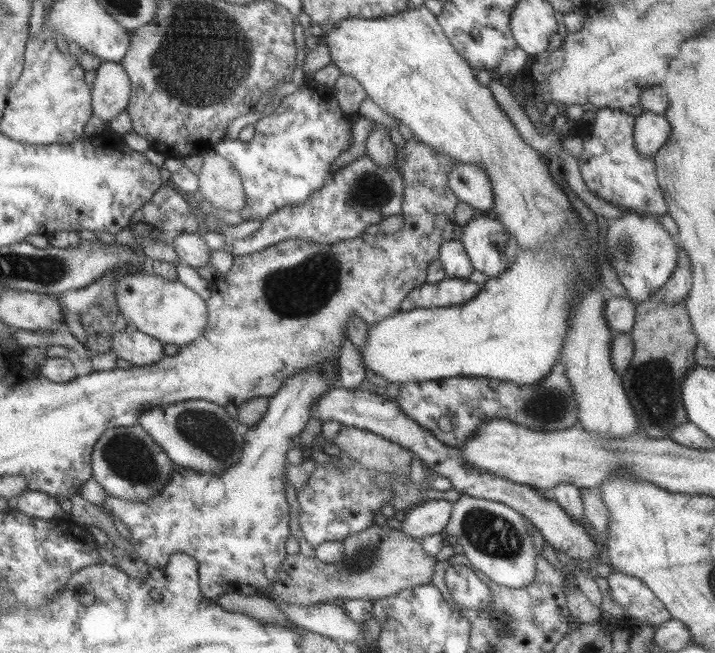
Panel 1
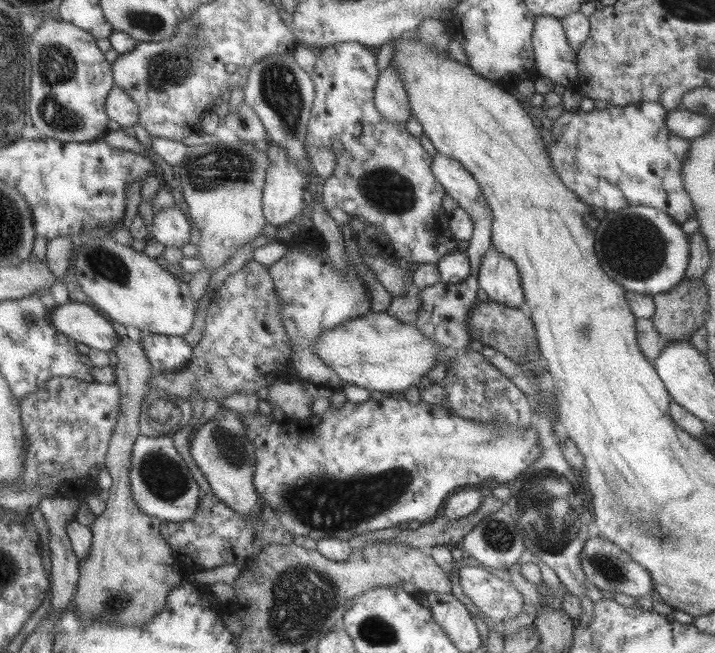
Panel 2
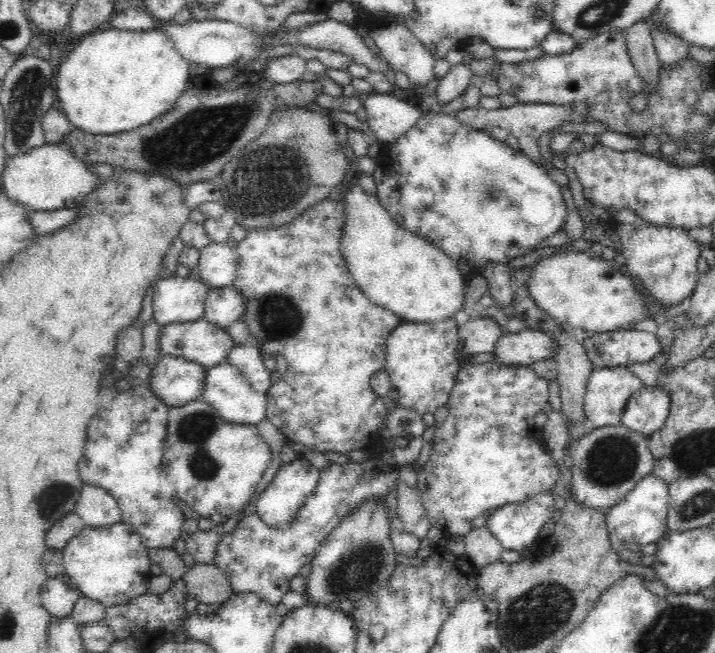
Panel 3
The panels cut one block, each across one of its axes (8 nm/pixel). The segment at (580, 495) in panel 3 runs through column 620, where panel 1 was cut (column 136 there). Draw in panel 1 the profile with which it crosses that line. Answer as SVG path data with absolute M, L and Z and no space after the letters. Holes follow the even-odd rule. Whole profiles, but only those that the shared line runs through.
M136 424L129 427L107 428L94 444L91 454L91 469L94 478L109 495L128 500L146 500L157 495L170 480L175 463L168 458L163 448Z

